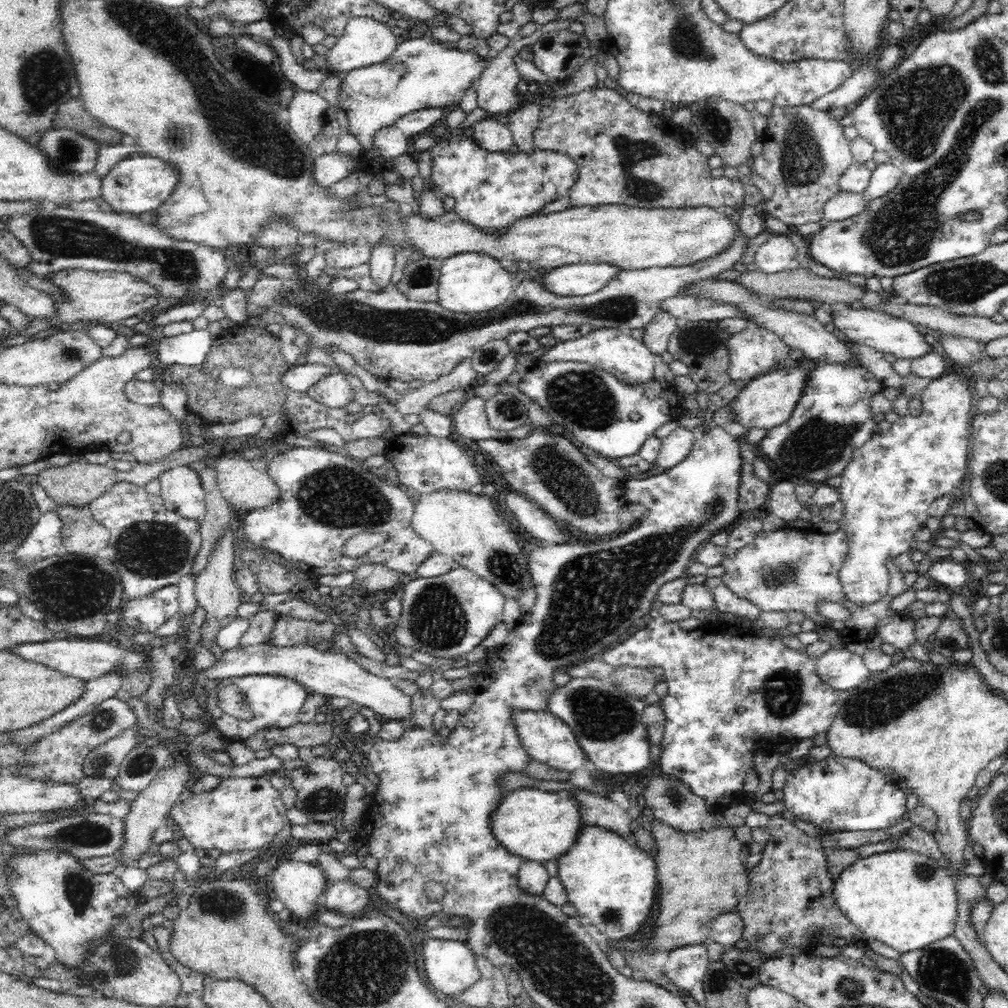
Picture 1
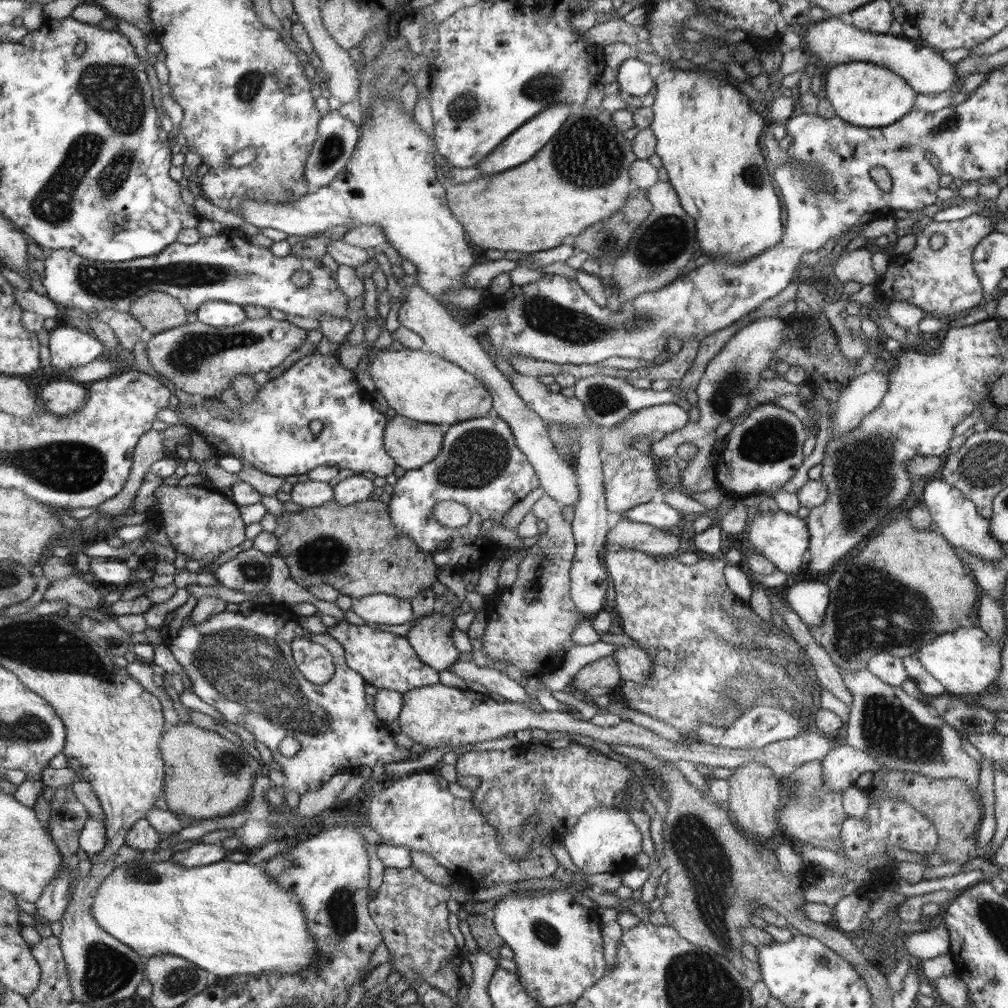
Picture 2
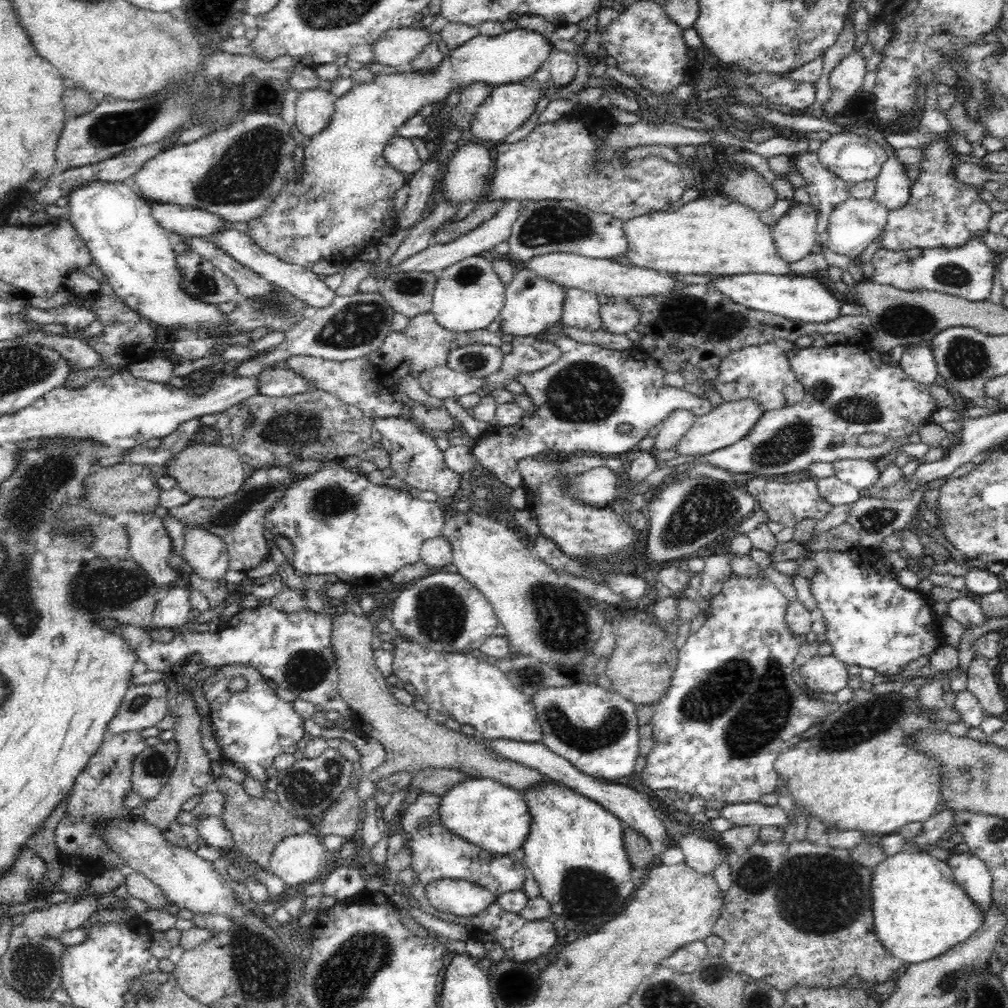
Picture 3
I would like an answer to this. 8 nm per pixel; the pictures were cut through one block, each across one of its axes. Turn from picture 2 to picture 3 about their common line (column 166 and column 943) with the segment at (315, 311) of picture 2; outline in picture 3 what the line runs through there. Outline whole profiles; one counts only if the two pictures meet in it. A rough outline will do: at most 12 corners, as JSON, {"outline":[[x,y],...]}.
{"outline":[[981,238],[956,250],[879,248],[869,280],[984,301],[993,255]]}

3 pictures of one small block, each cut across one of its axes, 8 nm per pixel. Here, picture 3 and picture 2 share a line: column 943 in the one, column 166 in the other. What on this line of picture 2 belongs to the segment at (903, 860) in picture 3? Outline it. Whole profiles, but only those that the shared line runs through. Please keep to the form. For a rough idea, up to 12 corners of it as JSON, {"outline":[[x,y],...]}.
{"outline":[[138,857],[92,896],[146,960],[217,977],[315,962],[299,901],[264,868]]}

